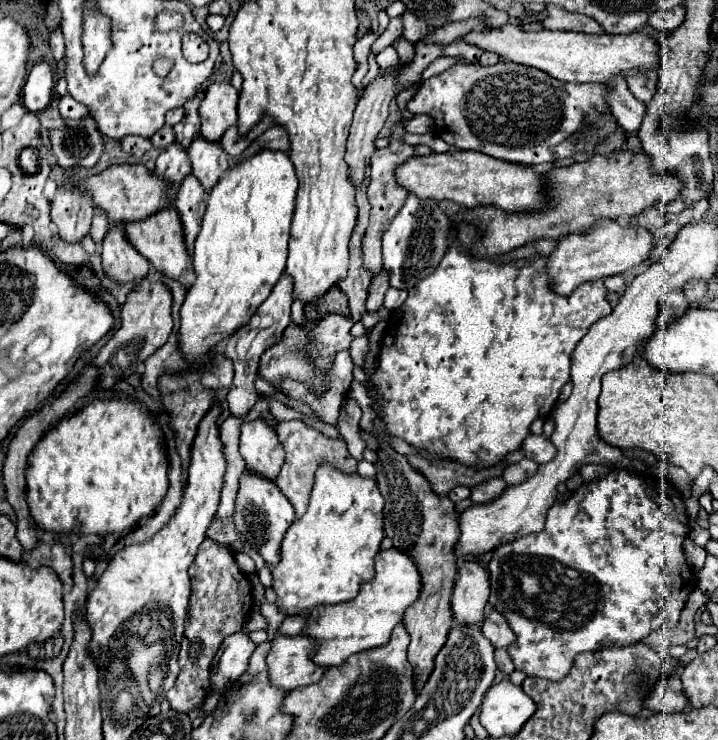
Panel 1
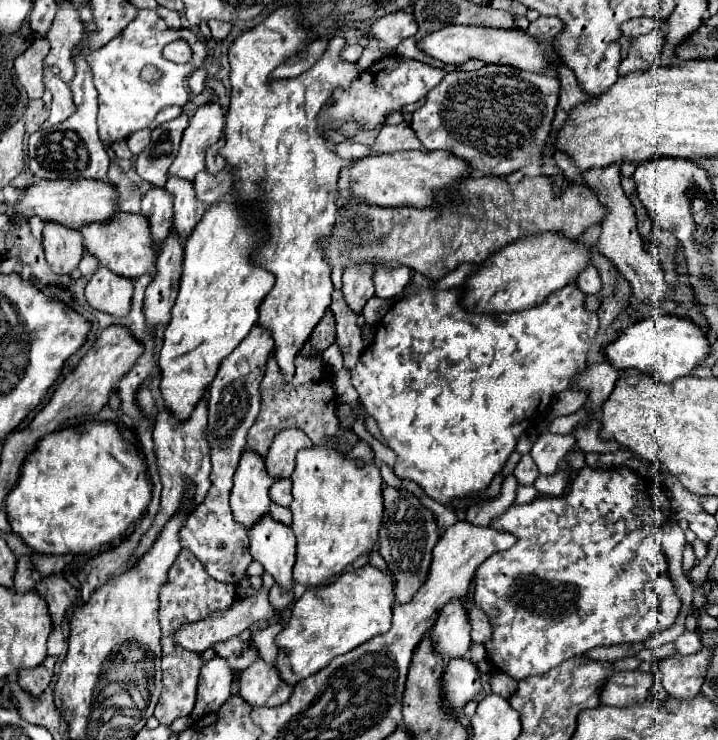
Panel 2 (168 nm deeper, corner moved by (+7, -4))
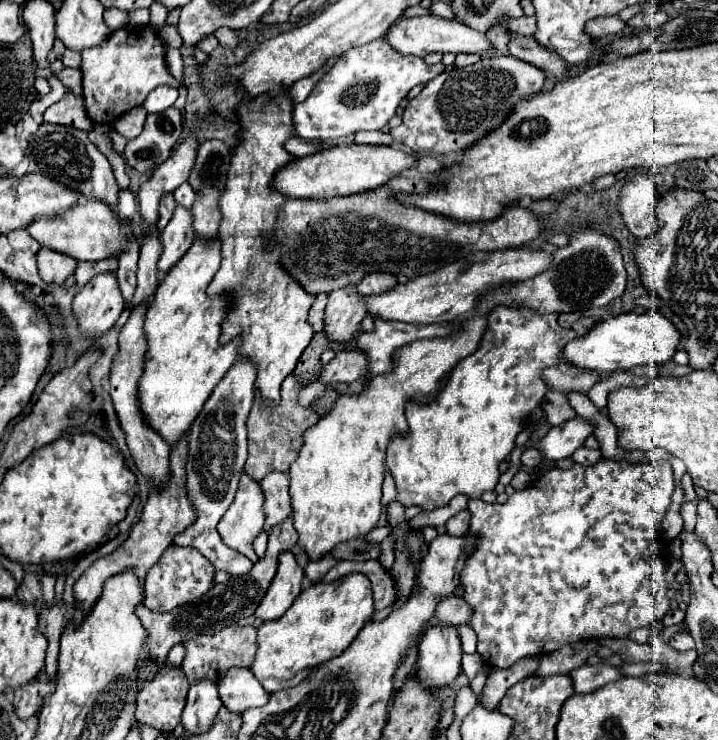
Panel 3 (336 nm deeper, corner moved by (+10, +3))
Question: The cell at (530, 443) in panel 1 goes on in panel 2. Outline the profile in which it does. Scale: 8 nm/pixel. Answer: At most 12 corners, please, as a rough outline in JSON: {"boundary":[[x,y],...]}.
{"boundary":[[541,434],[531,456],[541,474],[555,474],[573,450],[573,434]]}

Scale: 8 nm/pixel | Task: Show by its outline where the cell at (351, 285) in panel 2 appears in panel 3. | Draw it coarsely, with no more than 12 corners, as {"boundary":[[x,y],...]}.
{"boundary":[[356,287],[328,295],[324,331],[332,341],[354,339],[364,315]]}

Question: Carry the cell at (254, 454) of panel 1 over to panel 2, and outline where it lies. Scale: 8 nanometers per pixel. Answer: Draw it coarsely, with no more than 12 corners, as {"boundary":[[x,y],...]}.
{"boundary":[[243,452],[231,490],[235,522],[253,528],[269,512],[273,478]]}

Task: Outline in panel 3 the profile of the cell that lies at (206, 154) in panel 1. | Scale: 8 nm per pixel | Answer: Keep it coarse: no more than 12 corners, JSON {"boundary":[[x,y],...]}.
{"boundary":[[176,205],[162,231],[158,269],[168,271],[194,241],[190,209]]}

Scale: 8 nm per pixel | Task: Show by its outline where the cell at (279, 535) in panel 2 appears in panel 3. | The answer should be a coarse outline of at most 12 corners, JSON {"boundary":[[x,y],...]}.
{"boundary":[[290,551],[256,609],[264,621],[280,619],[302,591],[304,571]]}

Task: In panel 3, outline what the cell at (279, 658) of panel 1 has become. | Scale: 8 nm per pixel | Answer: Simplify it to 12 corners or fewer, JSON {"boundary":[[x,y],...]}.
{"boundary":[[230,669],[218,691],[224,707],[244,713],[270,693],[250,669]]}

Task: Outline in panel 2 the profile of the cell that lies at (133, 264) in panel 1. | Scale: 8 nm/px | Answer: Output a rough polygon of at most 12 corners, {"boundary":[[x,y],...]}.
{"boundary":[[101,266],[85,288],[95,310],[127,316],[133,280]]}

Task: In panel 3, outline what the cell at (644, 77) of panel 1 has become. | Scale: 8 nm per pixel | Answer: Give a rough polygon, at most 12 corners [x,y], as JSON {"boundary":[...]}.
{"boundary":[[646,1],[644,15],[632,19],[632,29],[652,29],[664,25],[668,15],[656,1]]}

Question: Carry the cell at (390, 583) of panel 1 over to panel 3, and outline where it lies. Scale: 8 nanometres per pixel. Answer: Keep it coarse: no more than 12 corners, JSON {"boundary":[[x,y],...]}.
{"boundary":[[362,573],[316,583],[258,631],[268,693],[340,655],[374,617]]}

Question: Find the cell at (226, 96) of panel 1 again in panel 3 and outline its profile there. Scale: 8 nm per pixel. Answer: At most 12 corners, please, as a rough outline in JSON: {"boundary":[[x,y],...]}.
{"boundary":[[190,133],[138,189],[142,233],[158,201],[188,181],[200,139]]}

